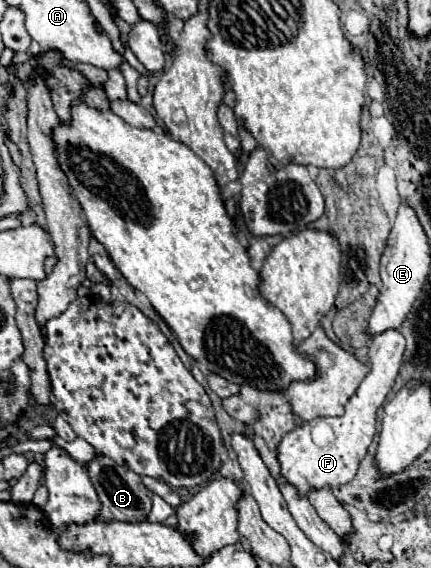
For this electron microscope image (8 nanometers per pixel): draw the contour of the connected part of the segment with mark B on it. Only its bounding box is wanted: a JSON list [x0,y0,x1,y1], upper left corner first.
[86,455,152,523]

